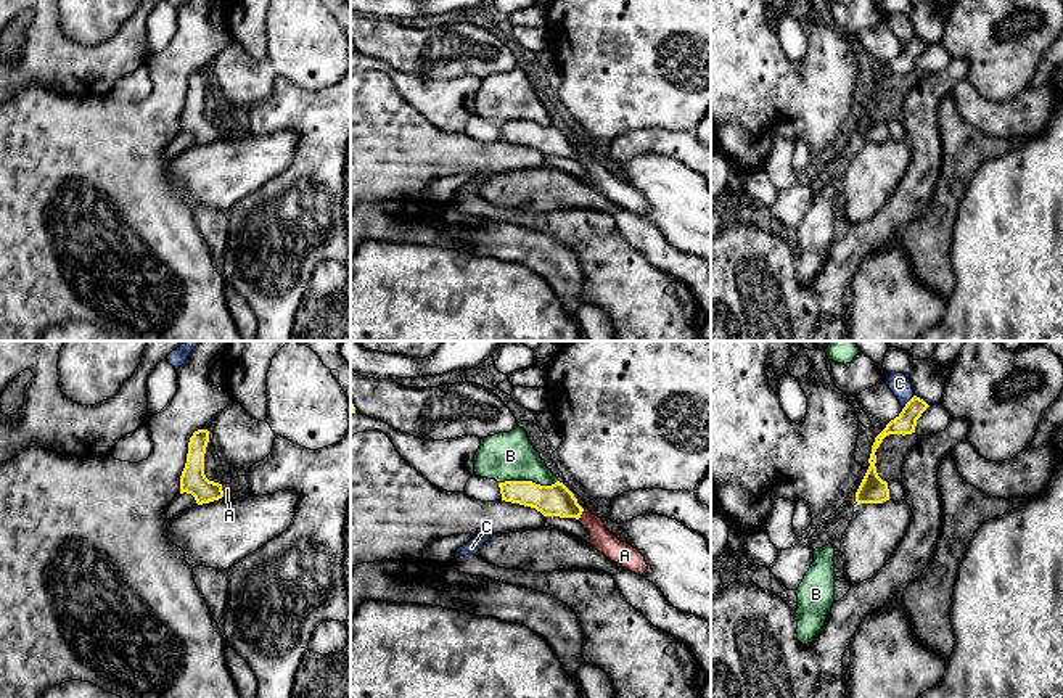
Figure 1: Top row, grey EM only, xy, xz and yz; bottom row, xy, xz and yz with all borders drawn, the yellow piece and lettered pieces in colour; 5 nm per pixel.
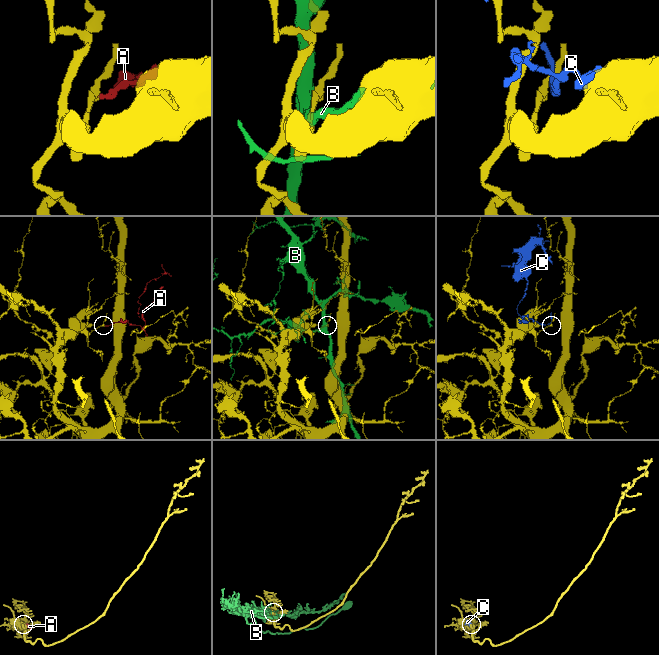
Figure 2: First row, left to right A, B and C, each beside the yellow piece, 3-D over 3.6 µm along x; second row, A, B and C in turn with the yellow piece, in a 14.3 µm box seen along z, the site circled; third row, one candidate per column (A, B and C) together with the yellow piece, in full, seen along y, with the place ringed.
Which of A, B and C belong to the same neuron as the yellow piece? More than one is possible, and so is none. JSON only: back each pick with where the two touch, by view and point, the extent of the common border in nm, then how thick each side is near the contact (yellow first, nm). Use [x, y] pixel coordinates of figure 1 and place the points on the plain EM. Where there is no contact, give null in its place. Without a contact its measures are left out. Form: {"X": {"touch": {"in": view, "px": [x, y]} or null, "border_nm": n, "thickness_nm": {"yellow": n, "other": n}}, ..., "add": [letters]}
{"A": {"touch": {"in": "xz", "px": [581, 153]}, "border_nm": 60, "thickness_nm": {"yellow": 160, "other": 110}}, "add": ["A"]}

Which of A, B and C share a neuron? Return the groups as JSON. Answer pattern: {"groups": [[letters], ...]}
{"groups": [["A"], ["B"], ["C"]]}

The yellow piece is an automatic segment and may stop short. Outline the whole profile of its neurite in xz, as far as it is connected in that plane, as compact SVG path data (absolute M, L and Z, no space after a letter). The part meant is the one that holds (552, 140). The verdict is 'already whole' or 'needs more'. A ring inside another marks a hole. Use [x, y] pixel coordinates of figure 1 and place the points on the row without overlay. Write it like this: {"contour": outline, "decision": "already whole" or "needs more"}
{"contour": "M532 121L499 122L502 140L536 148L544 156L576 158L589 170L589 183L616 203L619 207L635 214L648 209L645 196L611 174L603 159L590 150L584 150L574 133L560 121L552 125L540 125Z", "decision": "needs more"}

